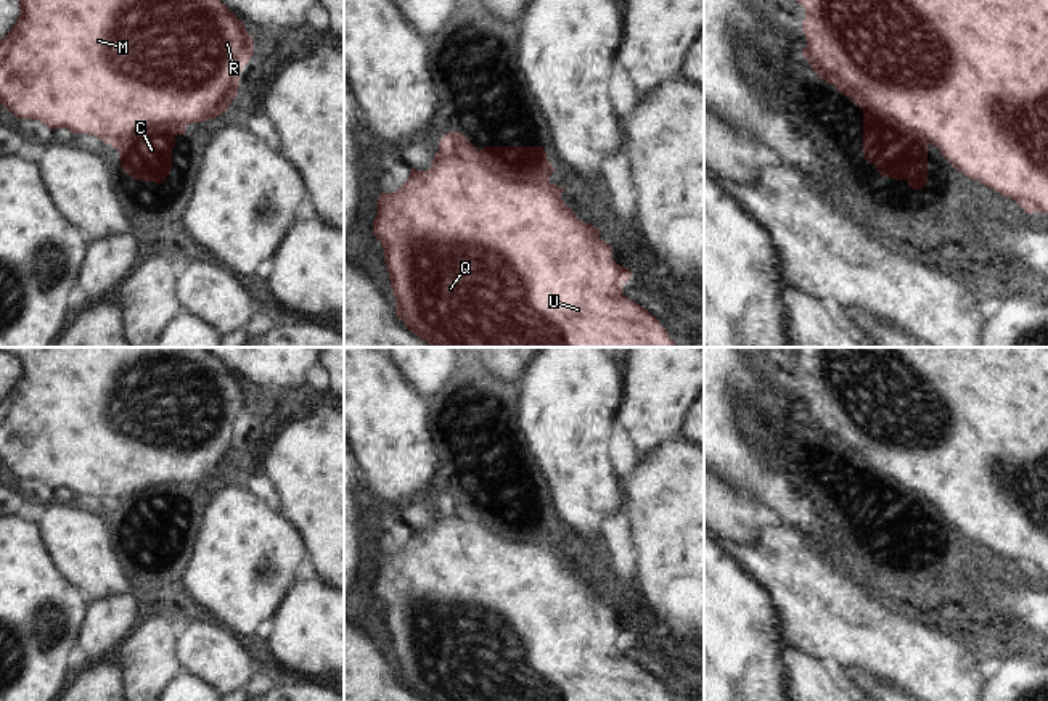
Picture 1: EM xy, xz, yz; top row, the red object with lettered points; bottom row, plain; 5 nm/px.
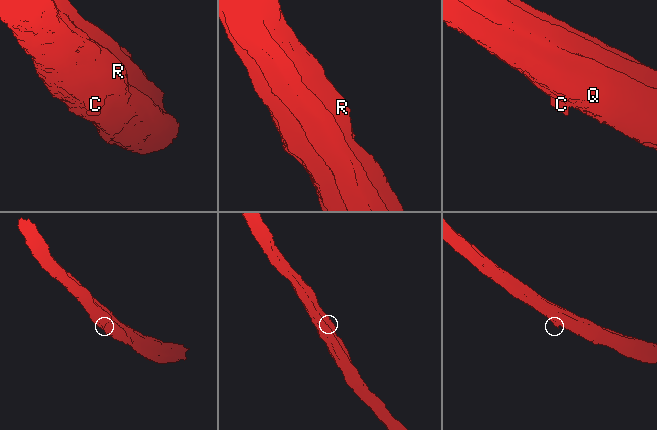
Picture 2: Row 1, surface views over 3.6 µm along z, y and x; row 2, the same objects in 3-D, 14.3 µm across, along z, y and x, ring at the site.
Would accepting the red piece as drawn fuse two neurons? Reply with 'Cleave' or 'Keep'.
Keep.

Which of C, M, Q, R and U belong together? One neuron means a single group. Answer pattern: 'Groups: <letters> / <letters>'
Groups: C M Q R U.

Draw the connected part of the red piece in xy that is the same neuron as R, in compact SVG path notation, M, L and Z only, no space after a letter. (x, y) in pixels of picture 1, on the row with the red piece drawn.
M18 0L21 13L0 40L0 103L19 119L34 119L50 129L68 129L101 138L117 150L121 167L135 180L162 183L172 169L175 137L186 125L217 117L238 96L241 69L254 55L254 39L244 24L220 0Z

